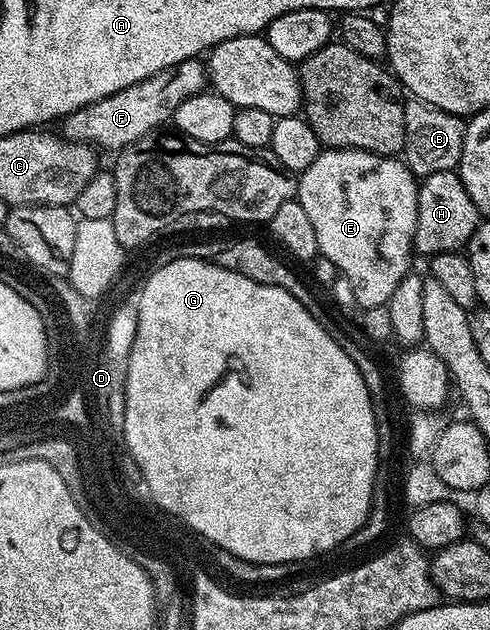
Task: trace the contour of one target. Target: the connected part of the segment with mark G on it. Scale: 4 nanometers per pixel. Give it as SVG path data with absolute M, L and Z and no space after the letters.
M177 255L174 256L174 263L169 269L159 270L157 277L144 278L141 298L136 298L135 301L138 311L137 349L131 356L133 370L131 370L131 391L127 401L126 420L128 443L133 445L133 453L137 460L141 461L143 473L149 477L149 485L154 485L157 492L157 501L167 503L168 509L173 509L173 513L181 513L181 517L185 517L185 521L189 521L192 525L197 525L197 530L201 533L209 533L209 537L221 541L221 545L229 545L229 549L233 549L233 553L245 553L245 557L257 557L257 564L260 567L285 567L288 561L305 561L308 557L317 557L320 553L329 553L333 548L341 547L349 536L355 535L363 527L364 521L368 519L369 508L372 505L372 480L375 479L376 469L379 466L377 459L377 420L373 410L373 396L370 395L367 383L363 379L359 367L355 367L351 355L347 355L347 351L343 351L343 347L339 347L336 336L332 332L329 334L324 329L326 326L315 320L307 311L307 307L303 307L303 303L299 303L299 299L295 299L295 295L291 295L274 285L255 283L235 271L225 269L212 260L209 261L200 261L197 257Z

